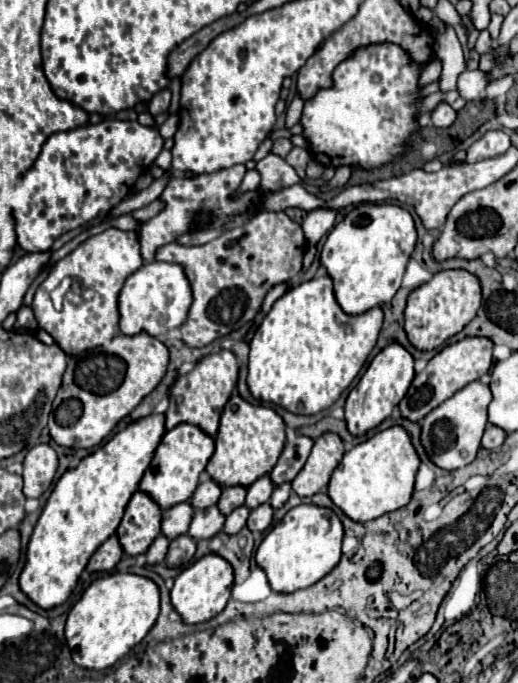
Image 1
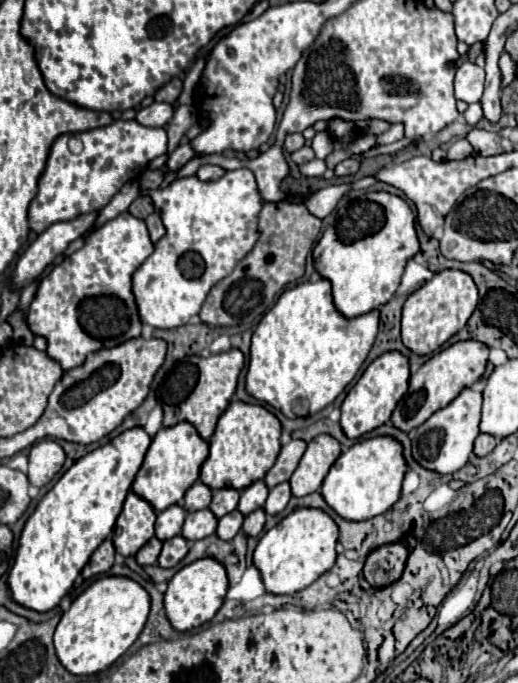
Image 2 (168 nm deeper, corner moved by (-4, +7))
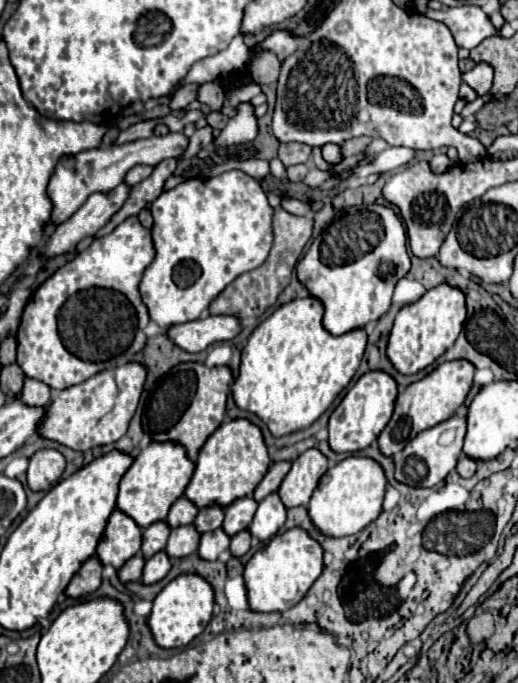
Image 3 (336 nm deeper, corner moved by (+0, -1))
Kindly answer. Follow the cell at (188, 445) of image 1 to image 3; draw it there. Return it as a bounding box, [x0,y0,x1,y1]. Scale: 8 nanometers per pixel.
[118,442,194,528]

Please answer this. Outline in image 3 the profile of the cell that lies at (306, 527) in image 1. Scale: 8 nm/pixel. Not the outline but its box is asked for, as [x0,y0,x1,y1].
[244,528,324,612]

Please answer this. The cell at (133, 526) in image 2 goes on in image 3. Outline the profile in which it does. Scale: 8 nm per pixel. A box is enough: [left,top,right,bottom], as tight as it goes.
[96,510,142,568]

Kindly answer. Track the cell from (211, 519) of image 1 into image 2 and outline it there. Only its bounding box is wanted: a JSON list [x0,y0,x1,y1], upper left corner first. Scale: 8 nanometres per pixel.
[180,508,218,540]

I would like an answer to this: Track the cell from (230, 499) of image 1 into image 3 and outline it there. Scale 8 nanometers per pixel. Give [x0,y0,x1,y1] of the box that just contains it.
[194,506,224,532]

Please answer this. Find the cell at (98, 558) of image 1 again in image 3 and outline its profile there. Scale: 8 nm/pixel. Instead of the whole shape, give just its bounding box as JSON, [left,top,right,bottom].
[66,556,102,598]

